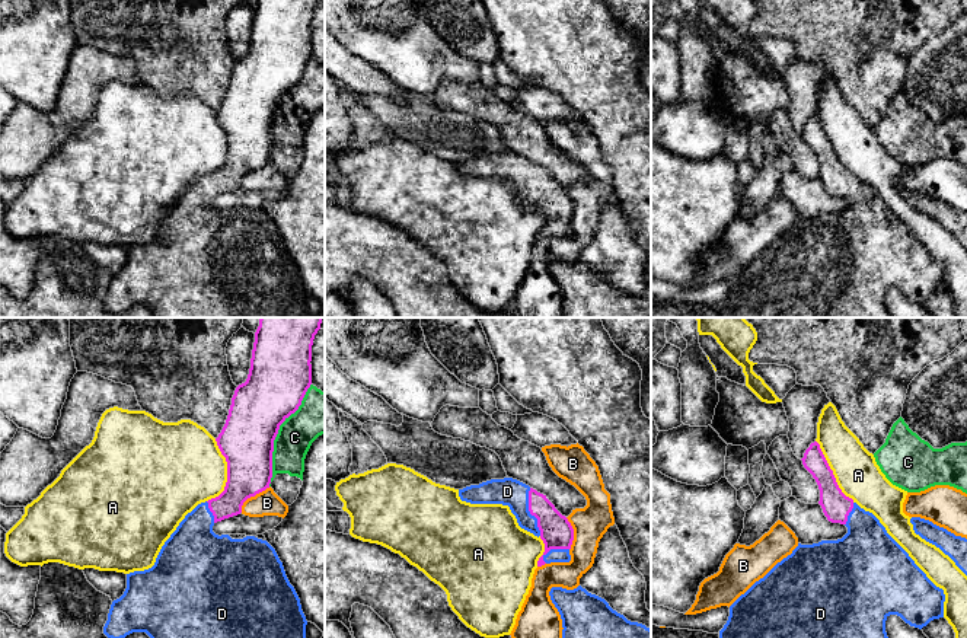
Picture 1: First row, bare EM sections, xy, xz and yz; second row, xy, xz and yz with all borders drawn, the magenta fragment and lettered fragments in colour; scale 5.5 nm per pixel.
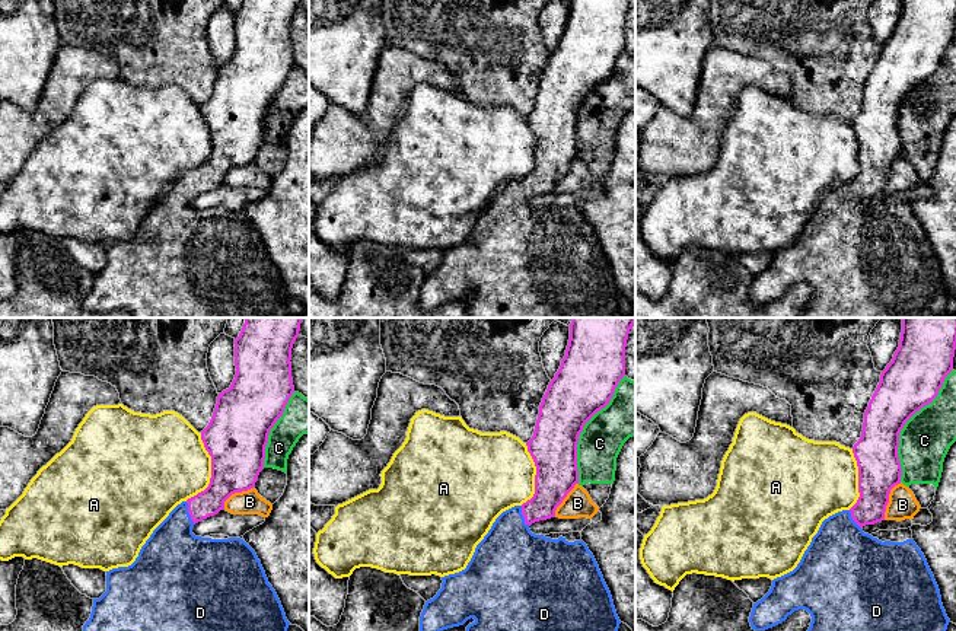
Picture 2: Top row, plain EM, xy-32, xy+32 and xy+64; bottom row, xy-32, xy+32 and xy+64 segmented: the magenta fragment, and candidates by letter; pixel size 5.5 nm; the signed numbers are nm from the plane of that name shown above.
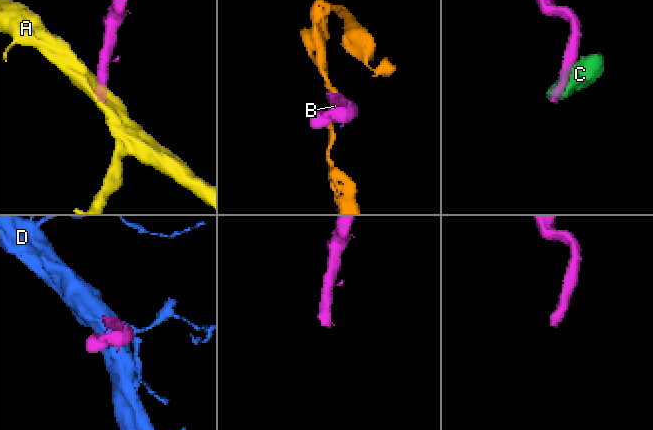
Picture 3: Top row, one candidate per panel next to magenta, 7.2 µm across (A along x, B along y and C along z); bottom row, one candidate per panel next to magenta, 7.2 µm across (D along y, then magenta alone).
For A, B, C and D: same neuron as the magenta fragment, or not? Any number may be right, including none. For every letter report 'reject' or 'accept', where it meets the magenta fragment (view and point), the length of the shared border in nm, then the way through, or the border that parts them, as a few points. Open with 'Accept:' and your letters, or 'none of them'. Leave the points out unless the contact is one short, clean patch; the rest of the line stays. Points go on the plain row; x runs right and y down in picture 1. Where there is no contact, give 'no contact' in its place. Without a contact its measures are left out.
Accept: D
A: reject | xy (227, 146) | 360 nm
B: reject | xy (252, 169) | 220 nm
C: reject | xy (277, 107) | 600 nm
D: accept | xz (529, 184) | 280 nm

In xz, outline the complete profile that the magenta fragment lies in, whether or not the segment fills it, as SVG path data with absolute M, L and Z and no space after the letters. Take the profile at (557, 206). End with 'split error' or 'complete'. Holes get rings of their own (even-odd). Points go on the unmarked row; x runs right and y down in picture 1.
M513 151L491 153L459 163L459 170L470 178L508 179L518 200L545 217L545 226L539 232L537 240L571 235L569 223L574 214L571 197L546 169L529 159Z | split error

